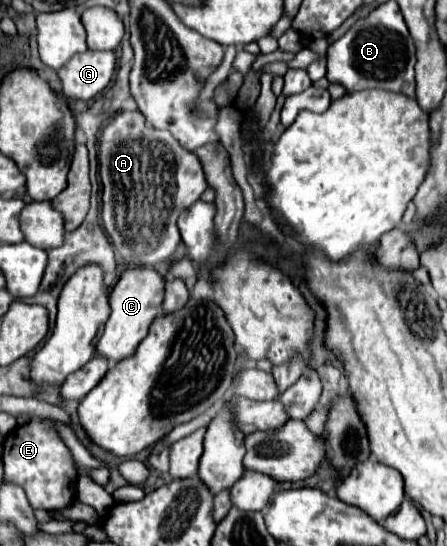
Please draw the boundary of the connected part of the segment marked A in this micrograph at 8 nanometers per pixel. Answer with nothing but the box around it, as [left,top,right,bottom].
[99,112,207,268]

